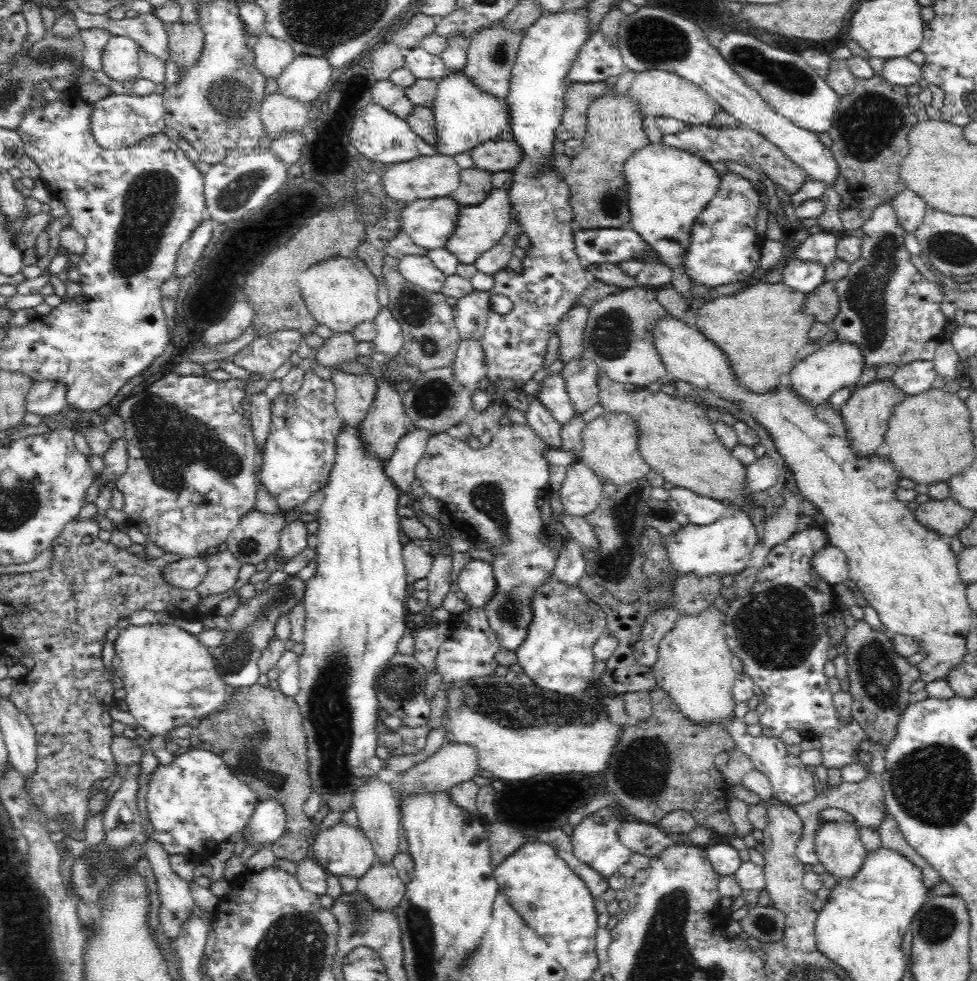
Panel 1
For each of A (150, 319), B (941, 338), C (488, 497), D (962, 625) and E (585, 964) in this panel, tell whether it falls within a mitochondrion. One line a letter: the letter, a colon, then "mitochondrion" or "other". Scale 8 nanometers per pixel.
A: other
B: other
C: mitochondrion
D: other
E: other

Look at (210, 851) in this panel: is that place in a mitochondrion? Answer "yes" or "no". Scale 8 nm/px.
no

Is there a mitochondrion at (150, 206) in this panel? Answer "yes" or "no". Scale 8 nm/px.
yes

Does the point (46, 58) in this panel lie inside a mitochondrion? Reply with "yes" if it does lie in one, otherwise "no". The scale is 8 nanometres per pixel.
yes

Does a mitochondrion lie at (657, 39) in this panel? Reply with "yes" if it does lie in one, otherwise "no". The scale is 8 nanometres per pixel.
yes

